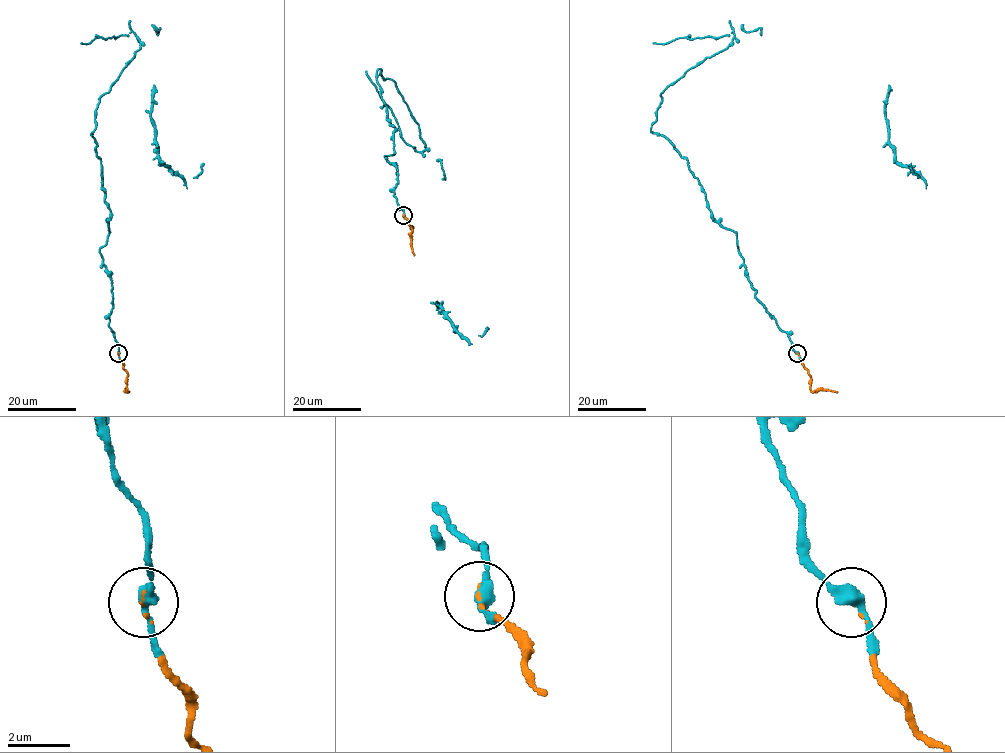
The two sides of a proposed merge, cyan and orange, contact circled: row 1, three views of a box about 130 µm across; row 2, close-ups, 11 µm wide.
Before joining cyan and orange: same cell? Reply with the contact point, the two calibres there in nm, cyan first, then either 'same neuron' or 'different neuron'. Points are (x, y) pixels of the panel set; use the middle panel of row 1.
at (403, 215); 360 nm thick on the cyan side, 80 nm on the other; same neuron

